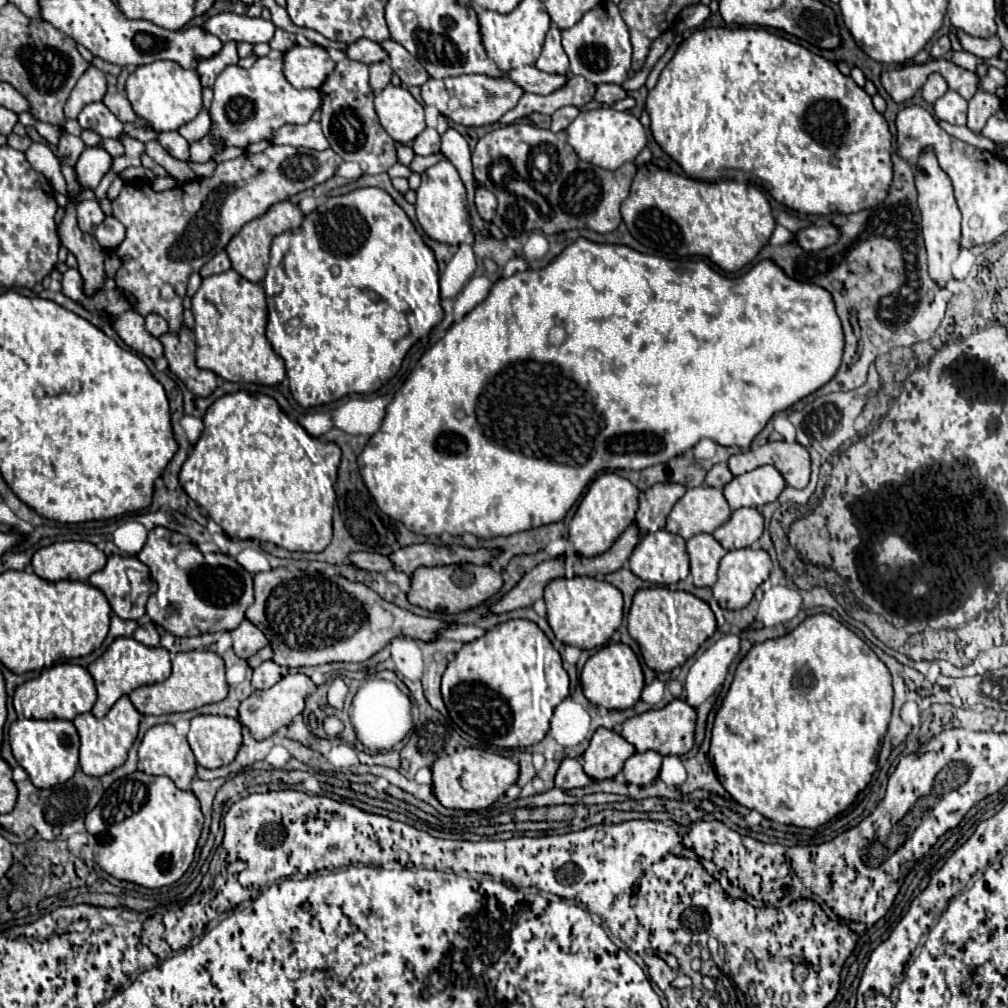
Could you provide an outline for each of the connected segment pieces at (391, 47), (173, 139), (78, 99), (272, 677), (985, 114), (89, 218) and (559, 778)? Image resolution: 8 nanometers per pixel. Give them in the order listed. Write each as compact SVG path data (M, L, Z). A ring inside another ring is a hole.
M386 39L380 45L388 53L390 67L402 79L402 83L406 83L406 85L418 85L420 87L422 83L426 83L430 79L430 75L426 75L426 69L402 45L394 43L392 39Z
M176 131L158 133L158 143L164 143L164 149L174 159L180 159L180 161L188 161L190 159L190 145L188 145L188 141L182 135L178 135Z
M90 65L84 71L84 75L78 79L70 99L66 101L64 107L66 117L78 117L78 111L82 111L84 105L102 101L102 95L106 95L106 75L94 65Z
M264 661L260 667L254 669L252 687L254 687L254 689L270 689L270 687L276 685L280 679L282 679L280 667L278 667L274 661Z
M978 83L976 95L968 101L968 129L972 129L974 133L980 133L988 117L996 115L998 107L1000 107L1000 99L992 93L986 93Z
M80 201L76 215L78 215L78 227L88 235L94 235L96 227L104 221L104 213L96 201Z
M566 757L562 761L558 773L556 773L556 787L564 789L564 791L570 791L570 789L576 789L576 787L588 787L592 783L594 781L584 773L580 759Z

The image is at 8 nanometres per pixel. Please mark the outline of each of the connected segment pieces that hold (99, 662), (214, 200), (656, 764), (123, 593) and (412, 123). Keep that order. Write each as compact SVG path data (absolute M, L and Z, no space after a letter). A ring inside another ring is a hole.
M126 637L126 639L116 639L94 663L88 665L88 671L92 673L92 677L96 681L96 689L98 689L98 701L94 703L92 713L96 717L104 717L122 695L132 693L136 687L160 683L160 681L168 679L168 675L172 671L172 663L170 663L168 649L146 647L146 645L138 643L134 637Z
M272 145L262 153L248 155L248 157L240 155L232 161L220 163L218 169L214 171L214 175L200 179L200 183L190 181L190 183L178 185L174 189L168 189L164 193L156 193L156 191L152 191L152 187L148 189L144 185L136 185L136 183L126 185L120 191L120 195L112 201L114 217L126 227L126 239L116 249L116 253L124 259L124 265L118 269L118 273L114 277L116 285L134 293L134 297L138 301L136 311L142 317L146 317L150 313L158 313L168 321L170 333L178 333L182 329L182 299L186 295L188 277L192 273L200 271L200 267L204 263L208 263L218 251L226 249L228 241L248 221L262 217L272 205L286 201L304 189L310 189L318 183L328 181L330 177L334 177L340 163L342 163L342 157L336 155L332 149L312 151L312 149L290 147L290 145ZM164 283L170 283L176 291L176 297L172 301L160 299L160 287Z
M656 751L636 753L624 765L626 781L634 785L650 785L652 781L656 781L660 765L662 765L662 755L658 755Z
M112 555L102 571L96 571L88 581L100 589L112 611L122 617L122 619L140 619L144 615L142 605L134 605L130 599L130 581L126 577L126 569L138 569L146 571L148 567L138 561L136 557L122 557L122 555Z
M388 85L374 97L374 107L384 131L398 143L412 143L424 129L424 109L410 91Z

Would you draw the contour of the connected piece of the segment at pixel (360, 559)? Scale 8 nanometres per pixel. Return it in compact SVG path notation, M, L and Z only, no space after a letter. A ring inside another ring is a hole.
M356 551L354 555L348 555L350 563L356 569L364 569L364 571L378 571L378 573L386 573L390 571L394 565L390 563L388 557L380 555L380 553L366 553L366 551Z

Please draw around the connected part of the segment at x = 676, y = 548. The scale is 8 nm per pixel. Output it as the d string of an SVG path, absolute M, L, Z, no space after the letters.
M666 529L644 535L630 561L630 571L654 585L672 585L690 573L686 541Z

